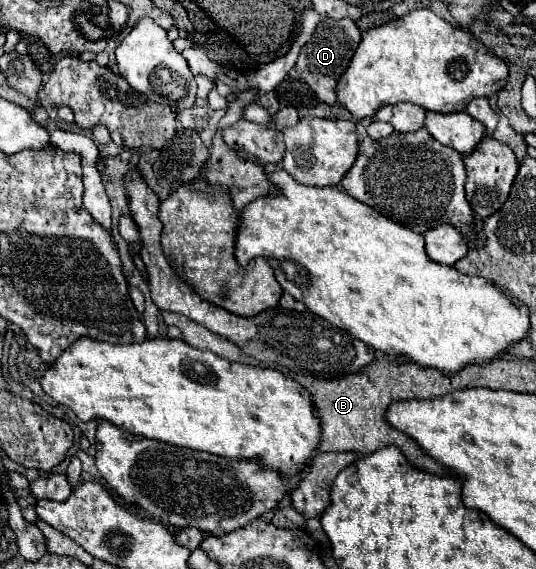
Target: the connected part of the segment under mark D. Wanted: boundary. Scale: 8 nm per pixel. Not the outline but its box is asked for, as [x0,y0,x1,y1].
[296,19,360,105]

